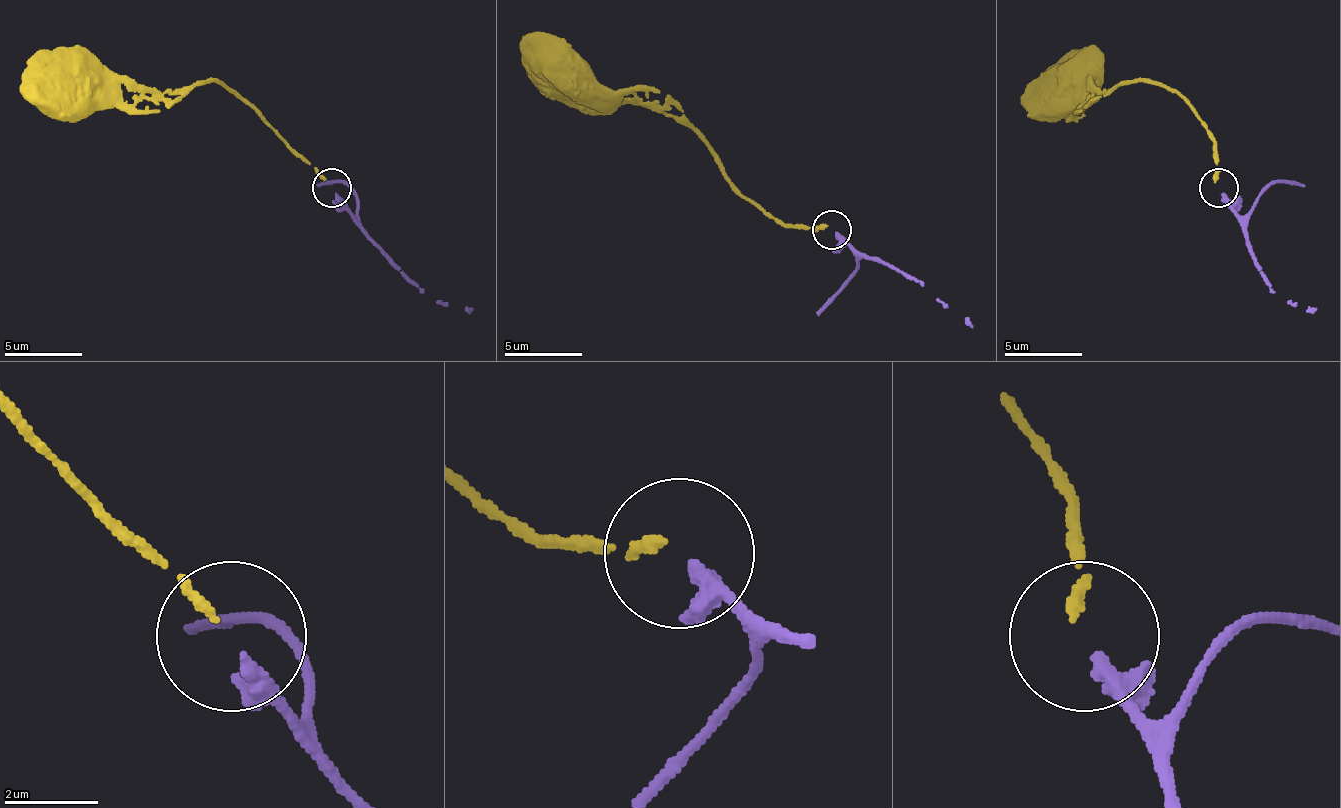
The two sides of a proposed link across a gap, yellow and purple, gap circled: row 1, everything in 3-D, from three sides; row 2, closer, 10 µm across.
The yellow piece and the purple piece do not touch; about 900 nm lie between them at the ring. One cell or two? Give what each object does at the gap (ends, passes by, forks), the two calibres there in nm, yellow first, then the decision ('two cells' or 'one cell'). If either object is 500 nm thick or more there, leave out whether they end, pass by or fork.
yellow ends there; purple ends there; 220 nm thick on the yellow side, 340 nm on the other; one cell

